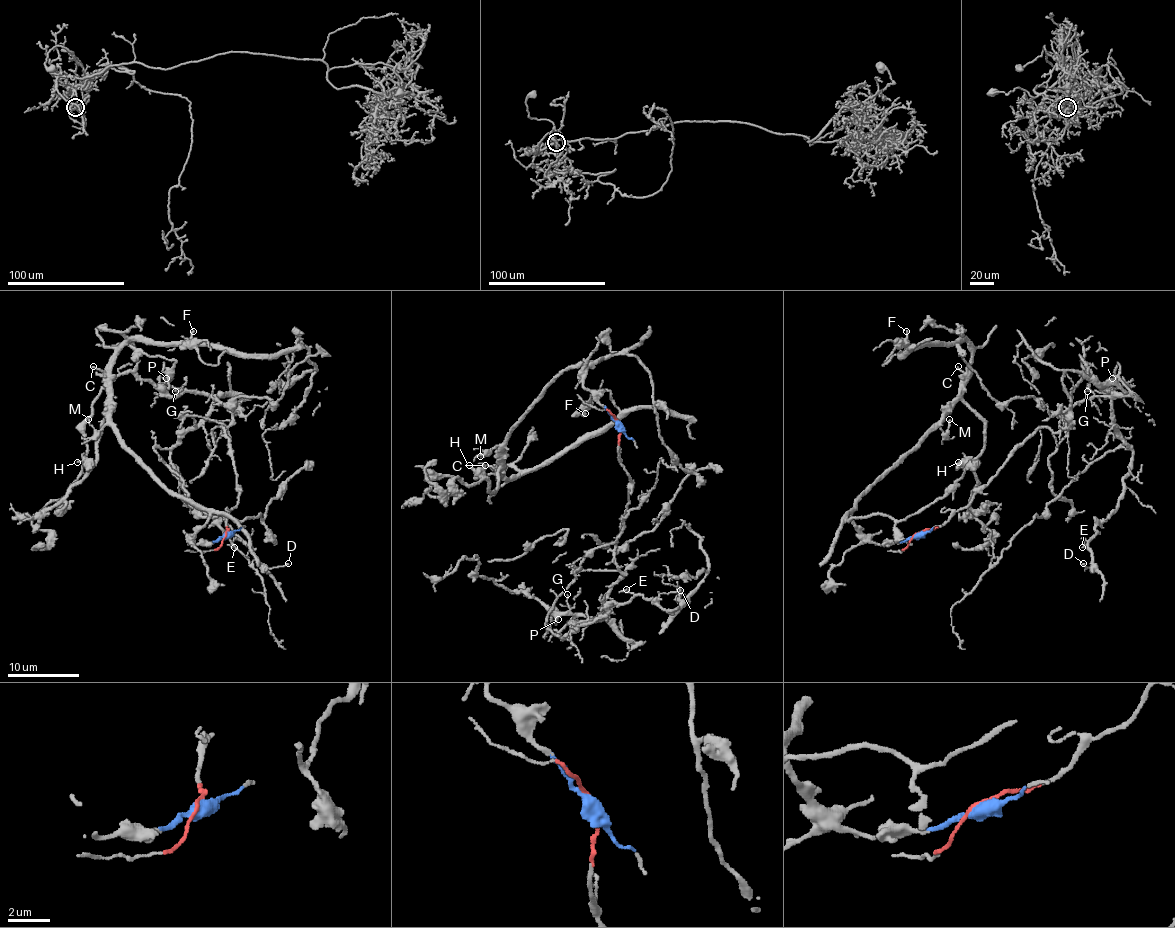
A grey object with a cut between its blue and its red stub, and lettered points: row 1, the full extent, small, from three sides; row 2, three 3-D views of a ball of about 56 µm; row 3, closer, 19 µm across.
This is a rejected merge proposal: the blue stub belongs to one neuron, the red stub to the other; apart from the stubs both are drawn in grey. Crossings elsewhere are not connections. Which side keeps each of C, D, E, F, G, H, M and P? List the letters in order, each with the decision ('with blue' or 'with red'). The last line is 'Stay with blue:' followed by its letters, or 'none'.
C: with blue
D: with red
E: with red
F: with blue
G: with red
H: with blue
M: with blue
P: with red
Stay with blue: C, F, H, M

